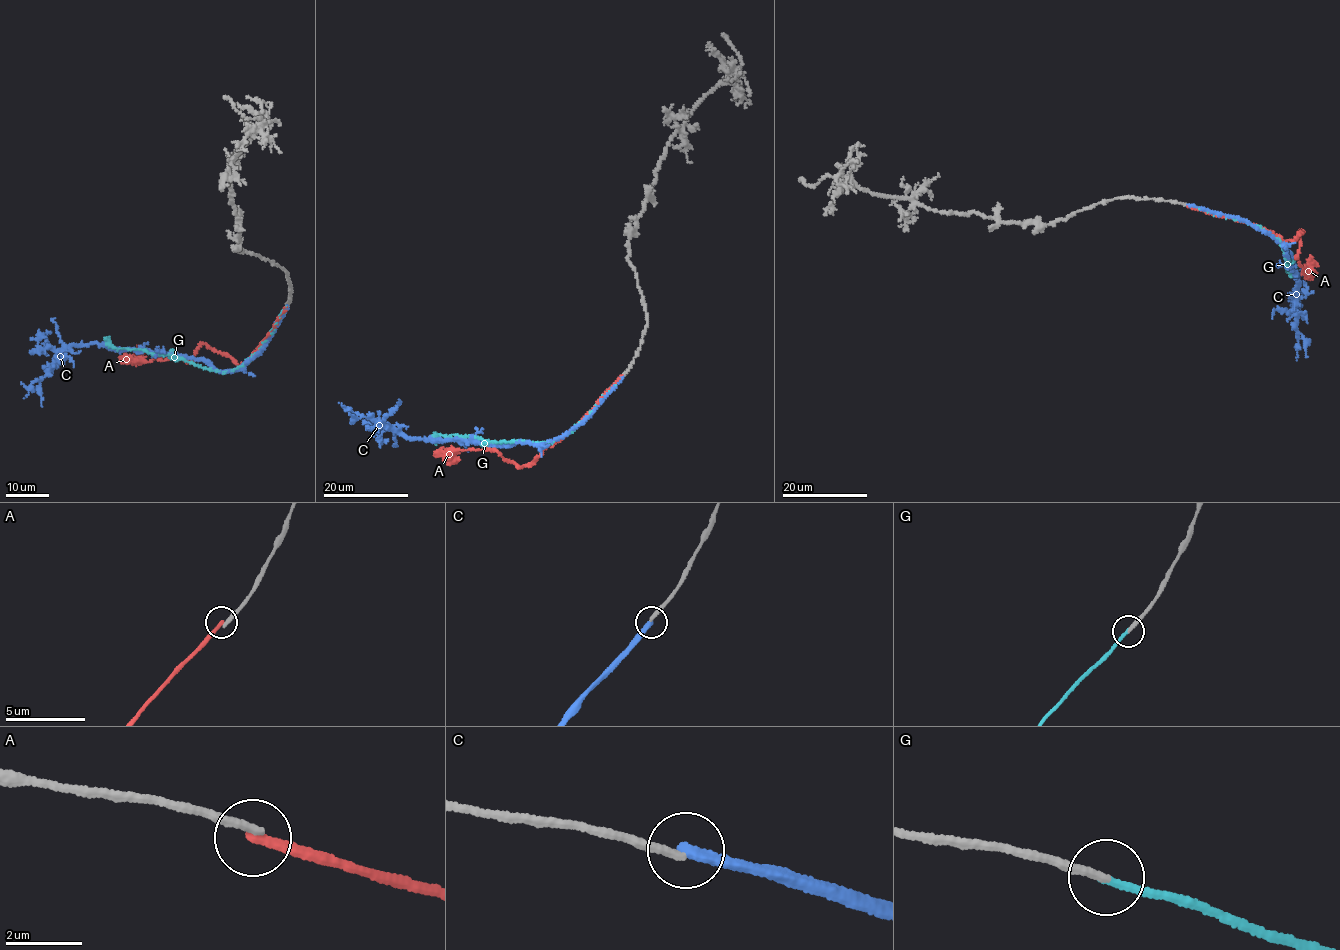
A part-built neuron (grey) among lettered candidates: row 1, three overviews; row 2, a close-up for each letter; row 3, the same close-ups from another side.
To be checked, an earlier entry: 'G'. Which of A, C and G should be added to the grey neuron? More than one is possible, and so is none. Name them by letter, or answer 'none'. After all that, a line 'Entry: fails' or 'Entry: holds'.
G
Entry: holds

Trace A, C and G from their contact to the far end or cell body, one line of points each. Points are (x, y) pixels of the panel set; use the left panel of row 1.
A: (286, 306), (276, 326), (247, 364), (240, 366), (204, 343), (189, 363), (176, 357), (128, 362), (121, 355)
C: (286, 306), (257, 354), (238, 368), (218, 371), (176, 354), (71, 344), (24, 397)
G: (286, 307), (260, 348), (246, 362), (222, 373), (170, 355), (113, 347), (108, 338)

